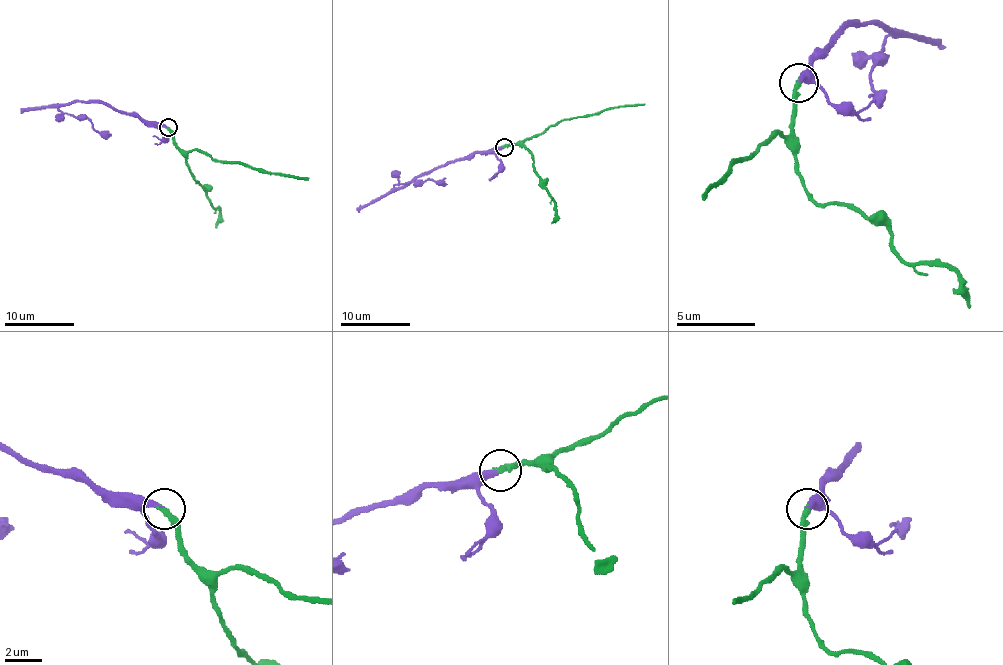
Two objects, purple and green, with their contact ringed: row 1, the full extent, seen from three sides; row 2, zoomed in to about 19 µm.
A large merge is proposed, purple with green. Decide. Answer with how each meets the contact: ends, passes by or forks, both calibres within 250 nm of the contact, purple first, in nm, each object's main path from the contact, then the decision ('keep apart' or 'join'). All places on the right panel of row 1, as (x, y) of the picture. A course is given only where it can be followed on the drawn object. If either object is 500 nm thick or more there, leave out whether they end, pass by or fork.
purple ends; green ends; calibres 320 and 320 nm; course purple (797, 83), (848, 24), (880, 24), (887, 40), (872, 71), (876, 91), (884, 99); course green (797, 83), (797, 115), (786, 134), (778, 134), (750, 158), (739, 158), (703, 201); join

